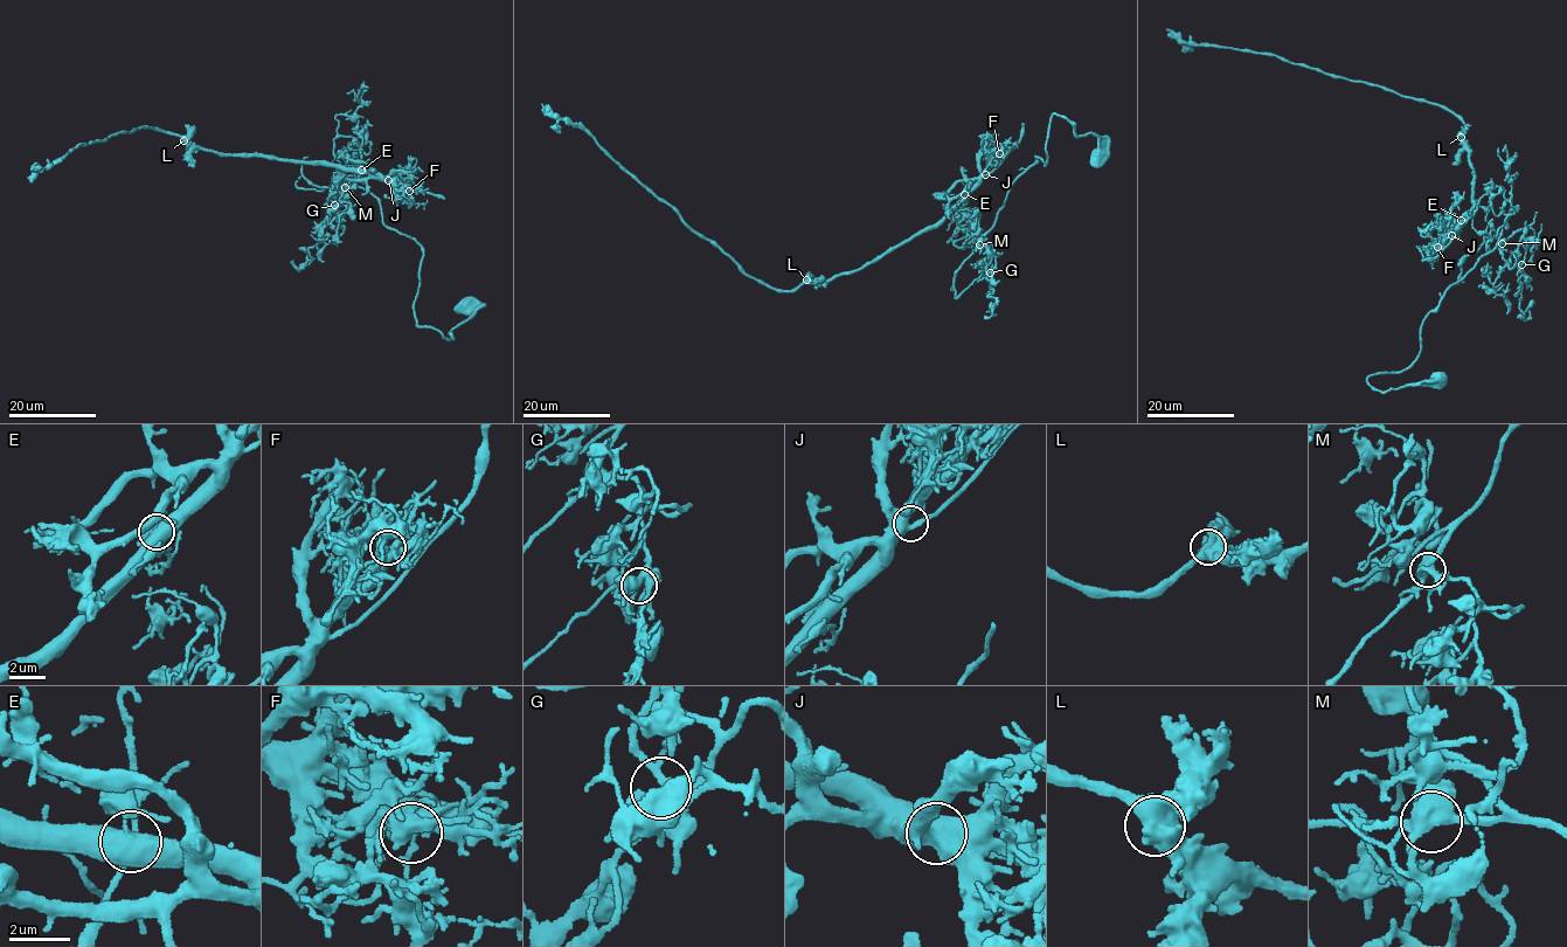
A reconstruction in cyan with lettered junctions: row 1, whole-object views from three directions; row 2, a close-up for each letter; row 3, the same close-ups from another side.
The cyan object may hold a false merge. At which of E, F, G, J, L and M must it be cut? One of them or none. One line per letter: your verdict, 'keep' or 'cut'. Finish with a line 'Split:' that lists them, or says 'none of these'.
E: cut
F: keep
G: keep
J: keep
L: keep
M: keep
Split: E

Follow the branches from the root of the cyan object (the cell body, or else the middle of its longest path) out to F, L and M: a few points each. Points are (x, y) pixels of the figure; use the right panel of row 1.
F: (1437, 379), (1385, 392), (1367, 381), (1412, 364), (1425, 316), (1495, 249), (1504, 188), (1490, 187), (1437, 247)
L: (1437, 379), (1367, 381), (1412, 364), (1425, 316), (1506, 225), (1495, 185), (1464, 216), (1474, 178), (1461, 137)
M: (1437, 379), (1385, 392), (1367, 381), (1412, 364), (1425, 316), (1449, 287), (1502, 243)

